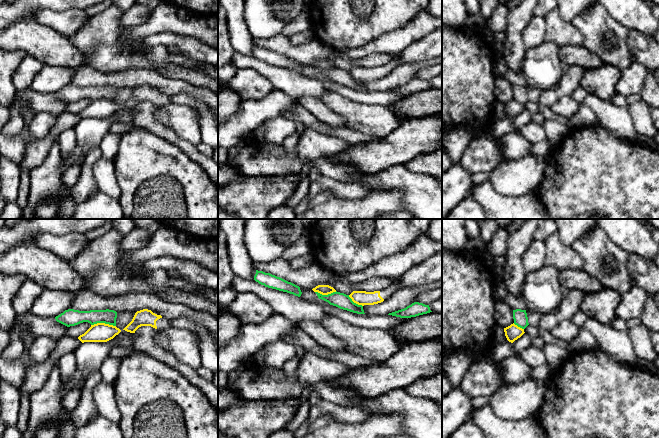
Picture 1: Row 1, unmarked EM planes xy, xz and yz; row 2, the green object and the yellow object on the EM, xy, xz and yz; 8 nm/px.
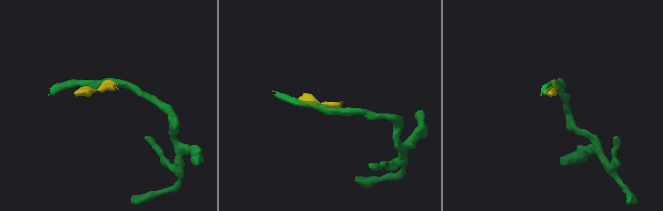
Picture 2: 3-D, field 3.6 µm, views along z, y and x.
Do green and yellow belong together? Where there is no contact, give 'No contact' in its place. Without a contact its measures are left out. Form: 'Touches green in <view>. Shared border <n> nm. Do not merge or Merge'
Touches green in xy. Shared border 200 nm. Do not merge

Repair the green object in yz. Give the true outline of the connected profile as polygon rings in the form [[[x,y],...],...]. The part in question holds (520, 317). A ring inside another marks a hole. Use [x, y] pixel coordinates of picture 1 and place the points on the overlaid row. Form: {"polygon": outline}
{"polygon": [[[513,310],[513,319],[514,324],[522,329],[525,329],[529,325],[526,310]]]}

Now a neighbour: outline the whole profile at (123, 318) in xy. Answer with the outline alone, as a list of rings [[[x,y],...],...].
[[[132,311],[117,312],[116,327],[123,330],[132,321],[135,313]]]

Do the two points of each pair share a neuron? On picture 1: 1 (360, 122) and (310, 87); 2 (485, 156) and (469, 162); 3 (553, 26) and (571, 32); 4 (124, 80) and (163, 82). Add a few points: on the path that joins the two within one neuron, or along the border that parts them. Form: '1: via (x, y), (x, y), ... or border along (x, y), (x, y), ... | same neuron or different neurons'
1: border along (327, 91), (319, 97) | different neurons
2: via (481, 156), (473, 160) | same neuron
3: via (557, 29), (560, 32), (567, 32) | same neuron
4: via (134, 79), (153, 79) | same neuron

